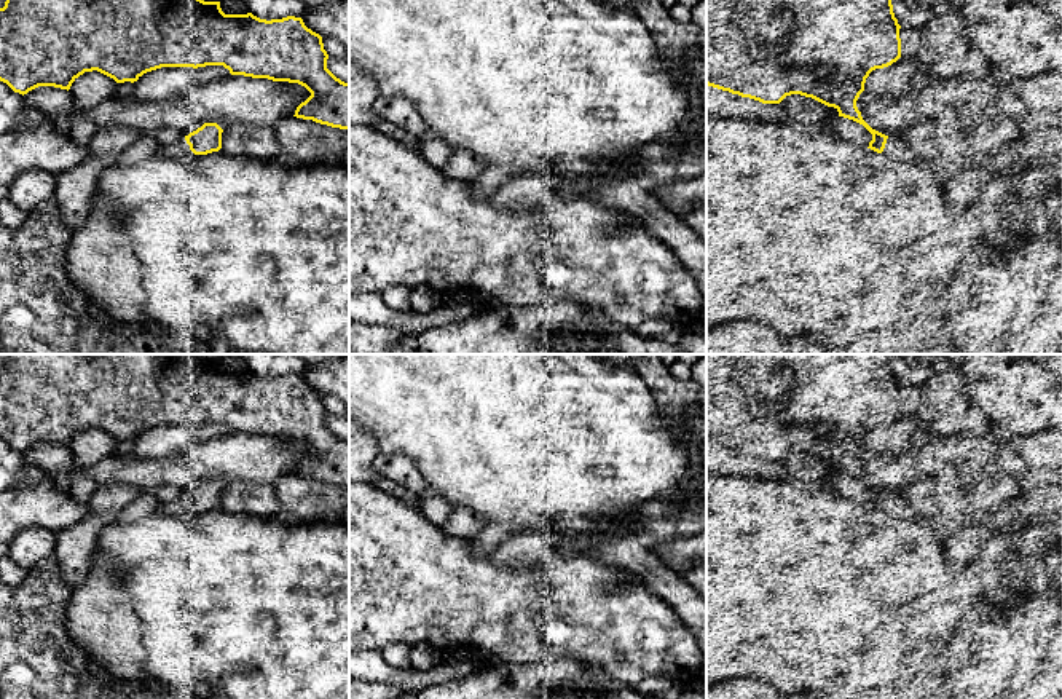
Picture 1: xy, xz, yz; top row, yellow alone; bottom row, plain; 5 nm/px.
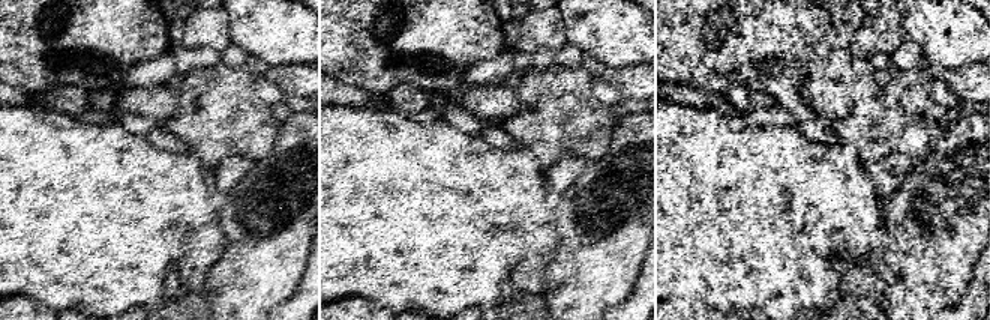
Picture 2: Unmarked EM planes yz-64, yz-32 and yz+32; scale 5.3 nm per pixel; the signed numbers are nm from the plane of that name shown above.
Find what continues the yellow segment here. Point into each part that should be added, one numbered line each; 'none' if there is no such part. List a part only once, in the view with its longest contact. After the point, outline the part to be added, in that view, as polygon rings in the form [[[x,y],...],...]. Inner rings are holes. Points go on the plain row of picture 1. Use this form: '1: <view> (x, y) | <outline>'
1: xy (180, 506) | [[[180,495],[175,501],[167,504],[158,504],[155,509],[159,515],[175,517],[175,515],[193,515],[195,511],[190,507],[185,495]]]

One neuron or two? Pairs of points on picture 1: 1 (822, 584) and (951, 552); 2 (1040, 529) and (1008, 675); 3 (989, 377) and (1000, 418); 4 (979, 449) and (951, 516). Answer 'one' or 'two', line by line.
1: two
2: one
3: one
4: one

